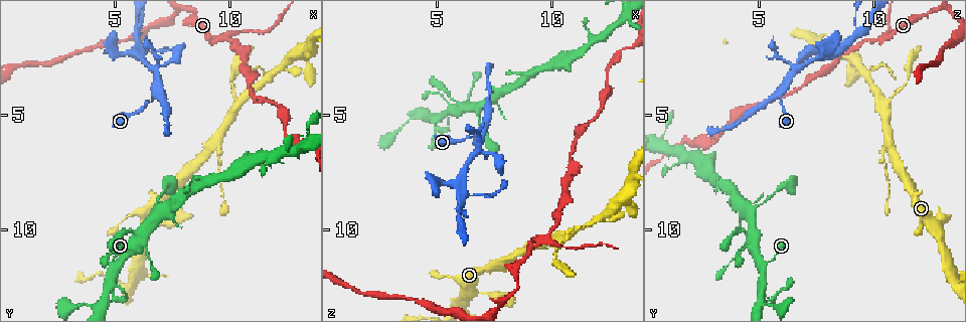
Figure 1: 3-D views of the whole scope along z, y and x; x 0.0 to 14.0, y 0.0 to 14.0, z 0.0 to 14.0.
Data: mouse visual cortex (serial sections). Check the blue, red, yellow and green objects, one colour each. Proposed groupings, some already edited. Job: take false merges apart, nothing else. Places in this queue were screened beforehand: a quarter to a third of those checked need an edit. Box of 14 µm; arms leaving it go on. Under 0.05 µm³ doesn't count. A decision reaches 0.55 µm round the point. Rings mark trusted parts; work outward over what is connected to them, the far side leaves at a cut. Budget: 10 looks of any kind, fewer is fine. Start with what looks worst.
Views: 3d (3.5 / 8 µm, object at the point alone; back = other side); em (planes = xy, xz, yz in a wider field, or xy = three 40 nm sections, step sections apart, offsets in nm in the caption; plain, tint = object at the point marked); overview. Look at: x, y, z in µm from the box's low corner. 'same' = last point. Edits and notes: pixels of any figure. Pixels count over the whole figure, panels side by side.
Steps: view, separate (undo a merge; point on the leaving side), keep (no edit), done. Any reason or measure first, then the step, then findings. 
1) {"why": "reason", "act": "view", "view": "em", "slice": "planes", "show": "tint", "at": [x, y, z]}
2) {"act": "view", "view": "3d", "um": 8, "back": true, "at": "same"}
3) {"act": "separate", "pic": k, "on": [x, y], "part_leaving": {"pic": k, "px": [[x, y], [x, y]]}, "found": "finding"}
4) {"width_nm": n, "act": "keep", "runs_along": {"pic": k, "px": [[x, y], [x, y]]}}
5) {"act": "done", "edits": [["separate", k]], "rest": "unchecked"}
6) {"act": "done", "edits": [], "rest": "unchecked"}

{"why": "a fork", "act": "view", "view": "3d", "um": 8, "at": [6.8, 4.1, 6.0]}

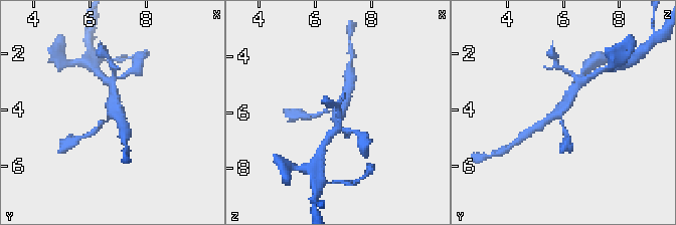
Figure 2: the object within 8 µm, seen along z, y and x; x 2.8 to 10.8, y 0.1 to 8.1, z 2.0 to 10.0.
{"act": "view", "view": "3d", "um": 3.5, "back": true, "at": [6.7, 4.3, 6.0]}

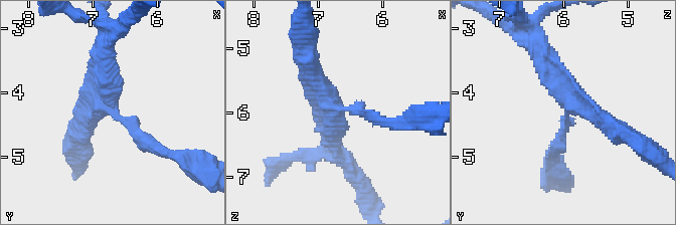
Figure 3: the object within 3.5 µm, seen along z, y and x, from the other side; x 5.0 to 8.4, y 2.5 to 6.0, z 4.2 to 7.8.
{"why": "shape alone is not enough", "act": "view", "view": "em", "slice": "xy", "step": 3, "show": "tint", "at": [6.70, 4.20, 5.95]}

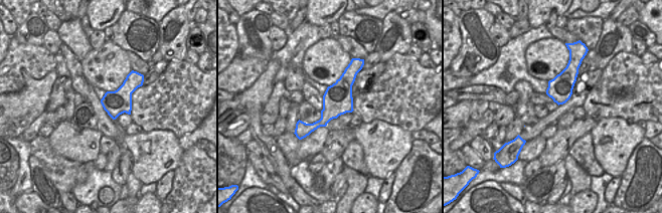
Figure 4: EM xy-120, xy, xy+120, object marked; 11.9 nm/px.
{"width_nm": 360, "act": "keep", "runs_along": {"pic": 4, "px": [[352, 68], [332, 109], [300, 136]]}, "found": "one cell here"}

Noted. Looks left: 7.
{"why": "a fork", "act": "view", "view": "3d", "um": 3.5, "at": [9.5, 1.6, 10.5]}

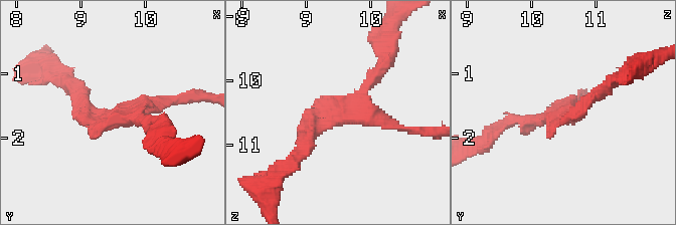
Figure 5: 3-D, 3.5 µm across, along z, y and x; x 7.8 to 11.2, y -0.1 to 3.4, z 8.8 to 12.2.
{"act": "view", "view": "em", "slice": "xy", "step": 2, "show": "tint", "at": [9.65, 1.65, 10.50]}

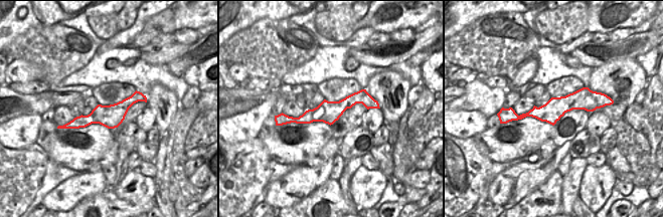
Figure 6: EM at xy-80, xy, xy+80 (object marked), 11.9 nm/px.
{"act": "keep", "found": "continuous, no second cell"}

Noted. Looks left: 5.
{"why": "sudden change in width", "act": "view", "view": "3d", "um": 3.5, "at": [10.8, 3.4, 7.4]}

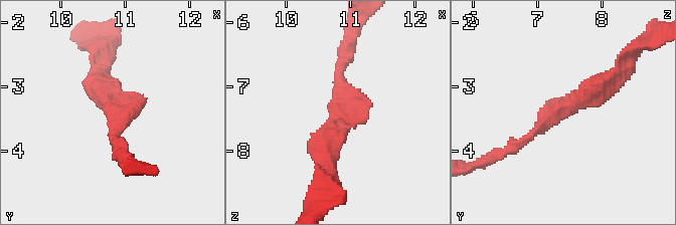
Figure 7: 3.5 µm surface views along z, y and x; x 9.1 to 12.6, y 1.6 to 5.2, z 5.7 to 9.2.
{"act": "view", "view": "em", "slice": "xy", "step": 1, "show": "tint", "at": [10.80, 3.35, 7.35]}

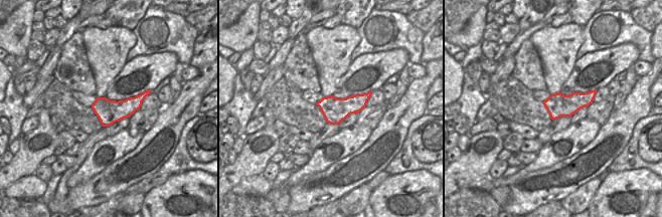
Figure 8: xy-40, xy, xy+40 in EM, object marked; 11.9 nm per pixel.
{"act": "keep", "runs_along": {"pic": 7, "px": [[613, 77], [556, 110], [507, 151]]}, "found": "one cell here"}

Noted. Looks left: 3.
{"why": "sharp bend", "act": "view", "view": "3d", "um": 3.5, "at": [5.0, 13.0, 5.6]}

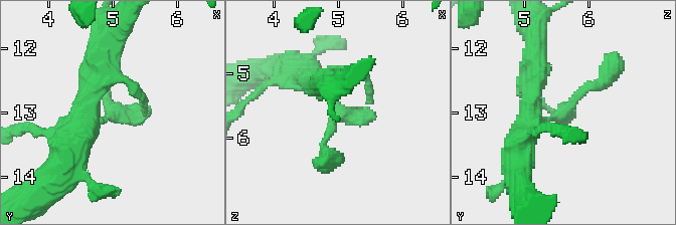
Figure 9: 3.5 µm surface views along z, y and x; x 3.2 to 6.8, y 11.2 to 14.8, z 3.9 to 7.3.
{"why": "need the tissue", "act": "view", "view": "em", "slice": "xy", "step": 1, "show": "tint", "at": [5.00, 13.00, 5.55]}

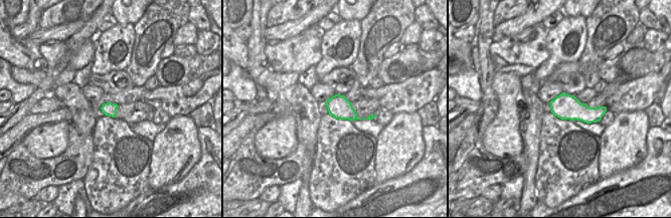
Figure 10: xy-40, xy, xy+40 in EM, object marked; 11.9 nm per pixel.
{"act": "keep", "runs_along": {"pic": 9, "px": [[533, 92], [531, 118], [548, 121], [611, 71]]}, "found": "all the same cell"}

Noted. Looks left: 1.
{"act": "done", "edits": [], "rest": "unchecked"}

